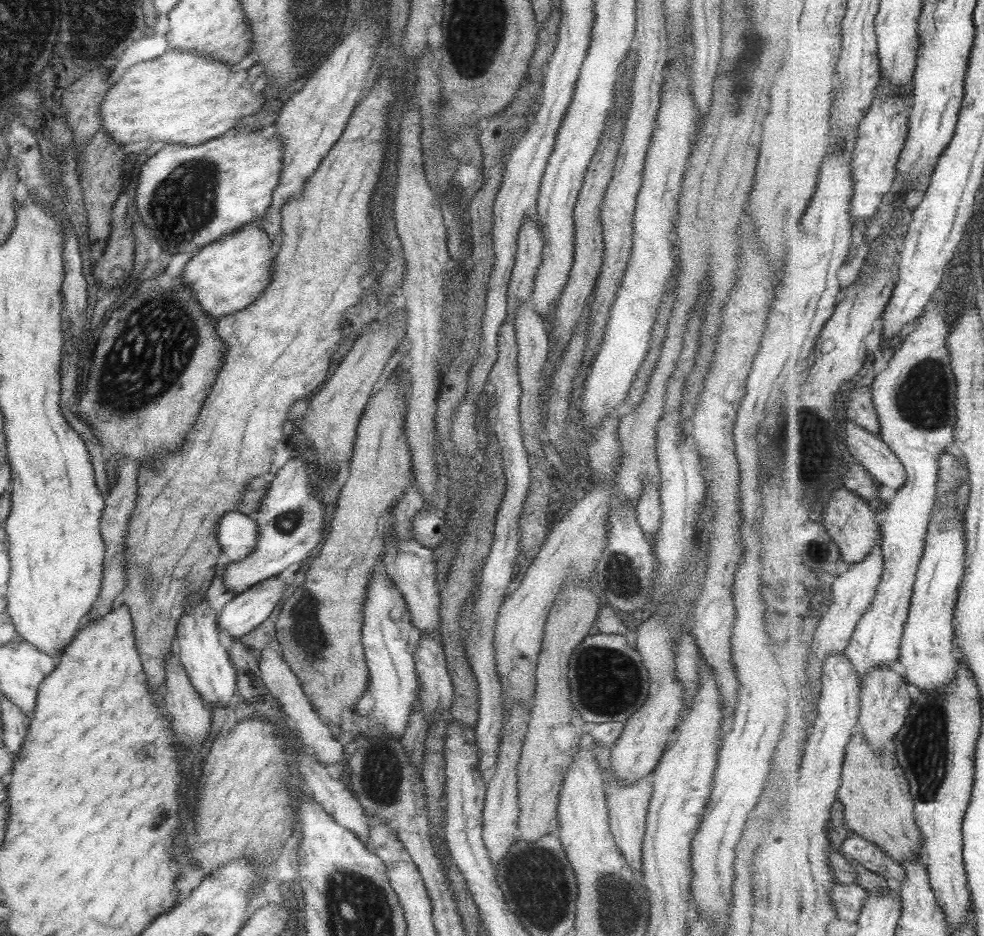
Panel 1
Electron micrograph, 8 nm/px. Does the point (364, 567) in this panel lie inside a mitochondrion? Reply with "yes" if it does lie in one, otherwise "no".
no

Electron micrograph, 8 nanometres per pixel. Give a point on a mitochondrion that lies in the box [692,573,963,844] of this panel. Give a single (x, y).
(924, 746)

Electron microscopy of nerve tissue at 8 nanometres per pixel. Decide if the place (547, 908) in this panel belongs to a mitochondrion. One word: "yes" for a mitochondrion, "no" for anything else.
yes

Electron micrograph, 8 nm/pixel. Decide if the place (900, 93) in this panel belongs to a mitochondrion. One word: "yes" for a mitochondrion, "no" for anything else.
no

